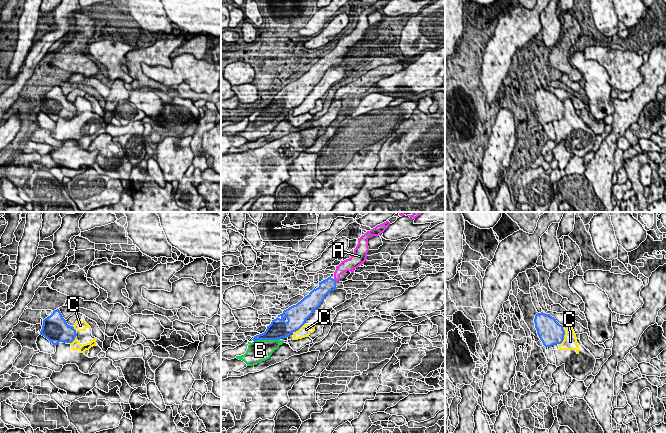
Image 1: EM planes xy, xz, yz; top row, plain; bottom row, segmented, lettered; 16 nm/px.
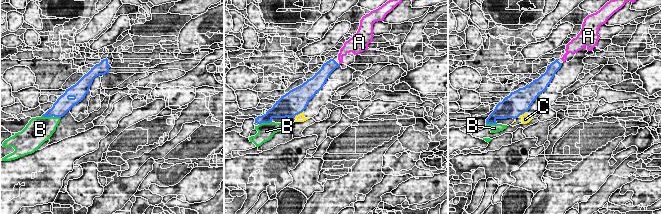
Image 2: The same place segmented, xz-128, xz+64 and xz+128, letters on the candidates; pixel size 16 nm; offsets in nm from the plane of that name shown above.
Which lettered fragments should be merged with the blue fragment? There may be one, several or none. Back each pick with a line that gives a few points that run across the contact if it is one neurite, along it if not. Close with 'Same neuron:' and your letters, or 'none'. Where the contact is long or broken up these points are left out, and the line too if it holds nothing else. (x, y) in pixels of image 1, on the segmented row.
A: line xz (326, 286), (335, 280), (337, 273), (343, 267)
Same neuron: A, B

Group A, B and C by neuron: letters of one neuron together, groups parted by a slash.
A B / C

